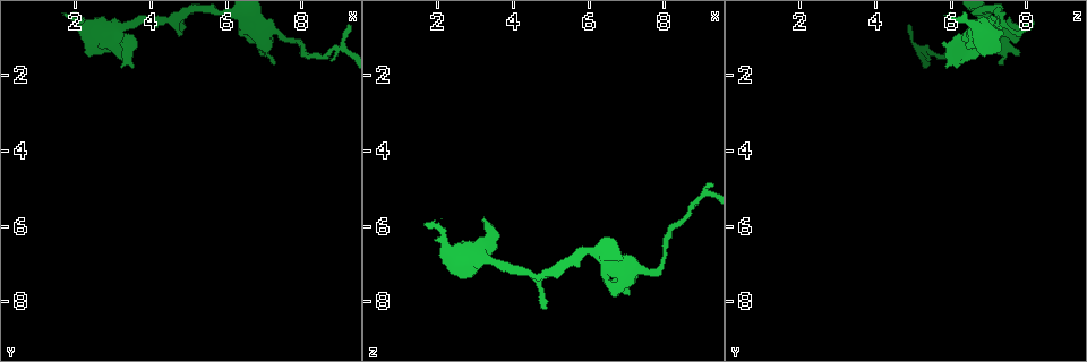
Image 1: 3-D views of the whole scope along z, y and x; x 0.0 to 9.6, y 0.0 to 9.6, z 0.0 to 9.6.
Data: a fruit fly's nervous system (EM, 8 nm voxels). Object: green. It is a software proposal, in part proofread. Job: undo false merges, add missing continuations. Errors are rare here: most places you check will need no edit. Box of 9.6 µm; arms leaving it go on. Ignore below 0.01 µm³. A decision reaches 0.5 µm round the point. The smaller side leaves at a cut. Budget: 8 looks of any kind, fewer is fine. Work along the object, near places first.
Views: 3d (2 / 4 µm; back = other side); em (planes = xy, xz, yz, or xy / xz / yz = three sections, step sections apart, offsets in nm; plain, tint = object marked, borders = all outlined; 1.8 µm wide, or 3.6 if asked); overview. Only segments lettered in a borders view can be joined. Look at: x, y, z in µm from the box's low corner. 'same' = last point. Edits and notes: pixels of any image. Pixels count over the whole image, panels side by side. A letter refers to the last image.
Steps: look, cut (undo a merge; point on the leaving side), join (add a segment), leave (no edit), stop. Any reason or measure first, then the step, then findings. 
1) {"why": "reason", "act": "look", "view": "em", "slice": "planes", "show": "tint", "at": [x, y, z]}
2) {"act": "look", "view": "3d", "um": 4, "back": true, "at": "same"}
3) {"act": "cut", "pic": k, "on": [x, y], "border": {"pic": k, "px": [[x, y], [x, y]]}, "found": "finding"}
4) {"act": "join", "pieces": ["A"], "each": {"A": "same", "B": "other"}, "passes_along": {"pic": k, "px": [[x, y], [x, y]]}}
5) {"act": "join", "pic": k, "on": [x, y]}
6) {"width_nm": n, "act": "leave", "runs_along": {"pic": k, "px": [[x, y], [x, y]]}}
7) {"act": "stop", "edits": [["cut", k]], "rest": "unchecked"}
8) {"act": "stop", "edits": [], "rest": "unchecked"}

{"why": "sharp bend", "act": "look", "view": "em", "slice": "planes", "show": "borders", "at": [2.90, 1.00, 6.60]}

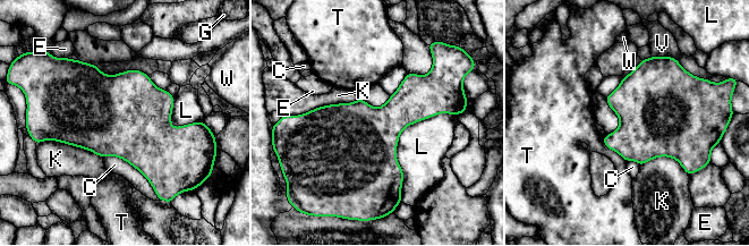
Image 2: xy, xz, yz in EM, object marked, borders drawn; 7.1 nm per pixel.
{"act": "leave", "each": {"C": "other", "E": "other", "G": "other", "K": "other", "L": "other", "T": "other", "V": "other", "W": "other"}, "border": {"pic": 2, "px": [[456, 113], [401, 132], [400, 194]]}, "found": "continuous, no second cell"}

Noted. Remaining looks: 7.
{"why": "thin end", "act": "look", "view": "3d", "um": 2, "at": [4.70, 0.65, 8.20]}

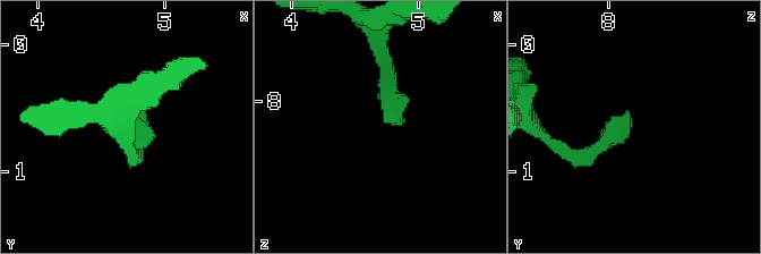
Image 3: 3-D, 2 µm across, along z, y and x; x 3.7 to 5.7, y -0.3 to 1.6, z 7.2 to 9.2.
{"why": "shape alone is not enough", "act": "look", "view": "em", "slice": "planes", "show": "plain", "at": [4.76, 0.58, 8.18]}

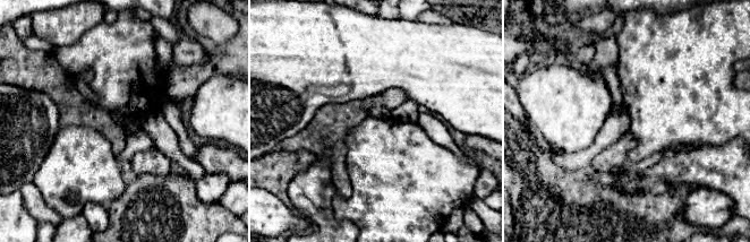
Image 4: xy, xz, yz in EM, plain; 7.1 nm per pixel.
{"why": "what lies round it", "act": "look", "view": "em", "slice": "planes", "show": "borders", "at": "same"}

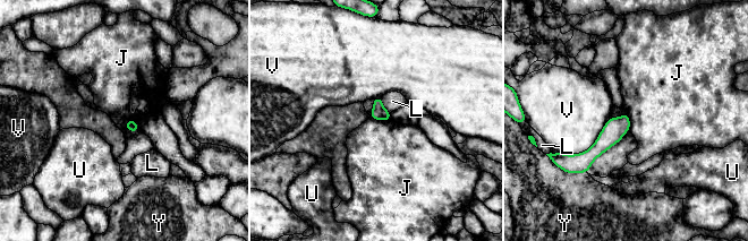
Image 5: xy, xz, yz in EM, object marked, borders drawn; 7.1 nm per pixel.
{"longest_contact_nm": ["V", 440], "act": "leave", "each": {"J": "other", "L": "other", "U": "other", "V": "other", "Y": "other"}, "border": {"pic": 5, "px": [[122, 123], [133, 132], [139, 128]]}, "found": "none of them fits"}

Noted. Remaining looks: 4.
{"why": "sharp bend", "act": "look", "view": "em", "slice": "planes", "show": "tint", "at": [9.00, 1.30, 5.15]}

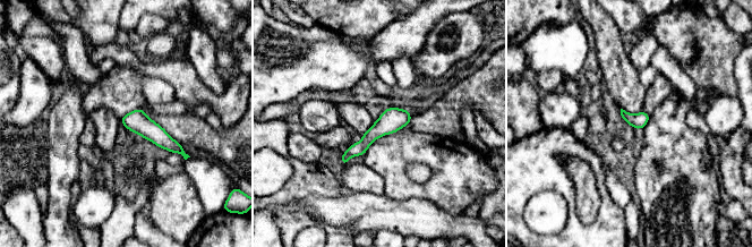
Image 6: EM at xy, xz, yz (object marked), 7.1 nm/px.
{"why": "what lies round it", "act": "look", "view": "em", "slice": "planes", "show": "borders", "at": "same"}

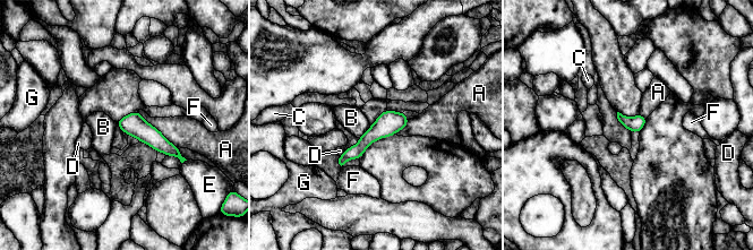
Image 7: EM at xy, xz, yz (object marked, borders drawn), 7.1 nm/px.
{"act": "leave", "each": {"A": "other", "B": "other", "C": "other", "D": "other", "E": "other", "F": "other", "G": "other"}, "runs_along": {"pic": 7, "px": [[401, 115], [374, 132], [341, 165]]}, "found": "one cell here"}

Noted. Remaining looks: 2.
{"act": "stop", "edits": [], "rest": "unchecked"}

